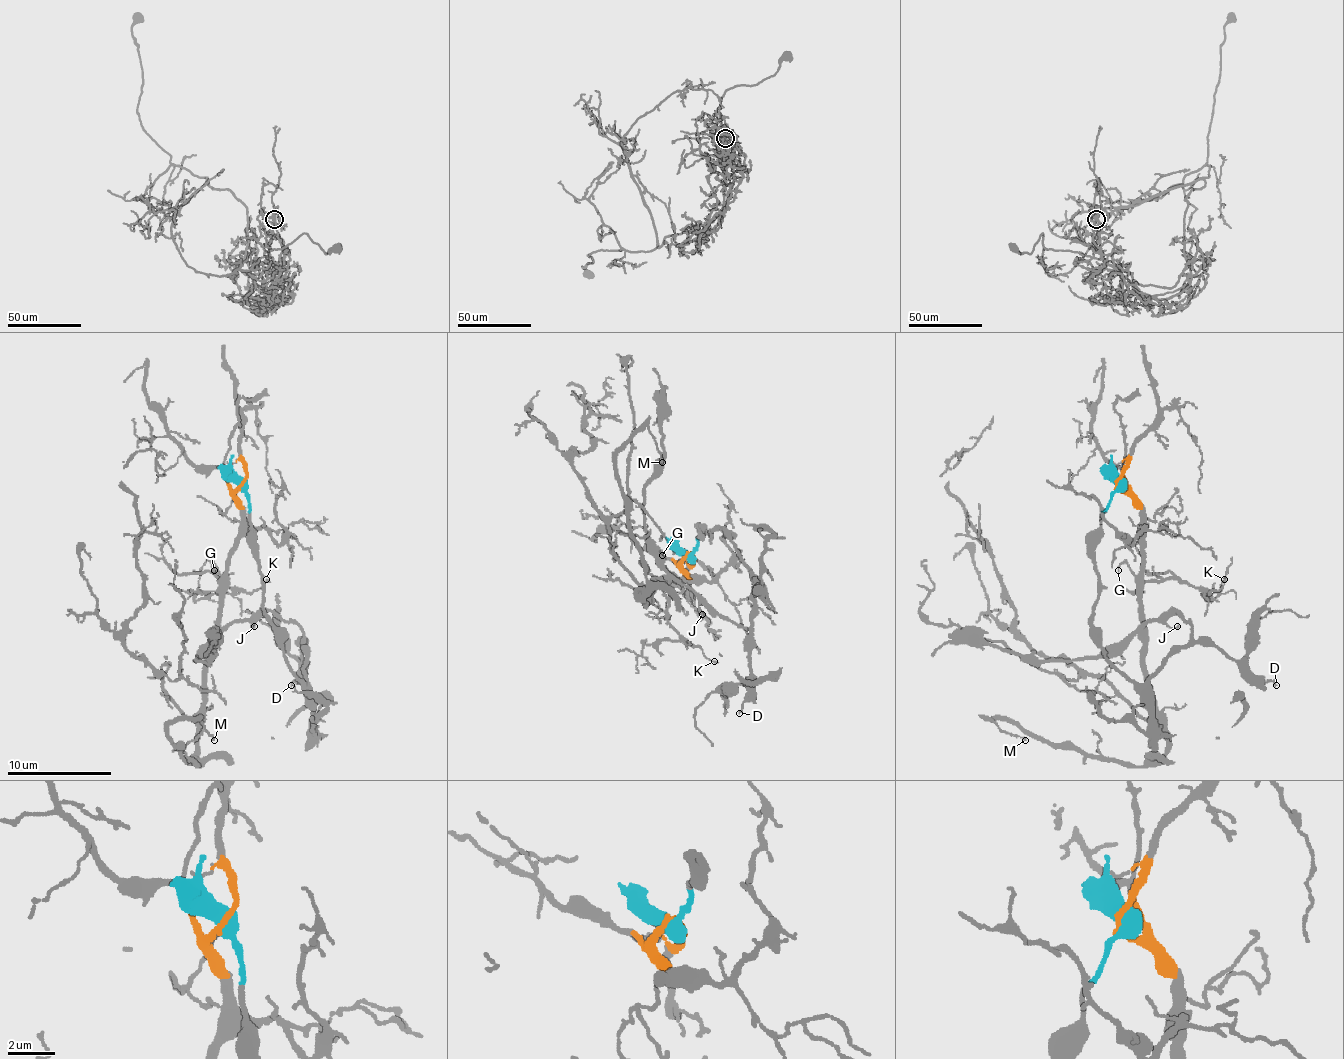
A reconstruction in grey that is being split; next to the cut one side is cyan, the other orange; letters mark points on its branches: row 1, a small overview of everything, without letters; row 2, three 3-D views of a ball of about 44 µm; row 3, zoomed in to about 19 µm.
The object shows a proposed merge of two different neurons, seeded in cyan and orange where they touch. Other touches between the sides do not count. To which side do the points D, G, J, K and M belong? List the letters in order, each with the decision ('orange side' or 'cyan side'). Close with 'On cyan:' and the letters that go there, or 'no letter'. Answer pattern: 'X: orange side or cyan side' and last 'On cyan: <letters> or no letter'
D: cyan side
G: orange side
J: cyan side
K: orange side
M: orange side
On cyan: D, J

